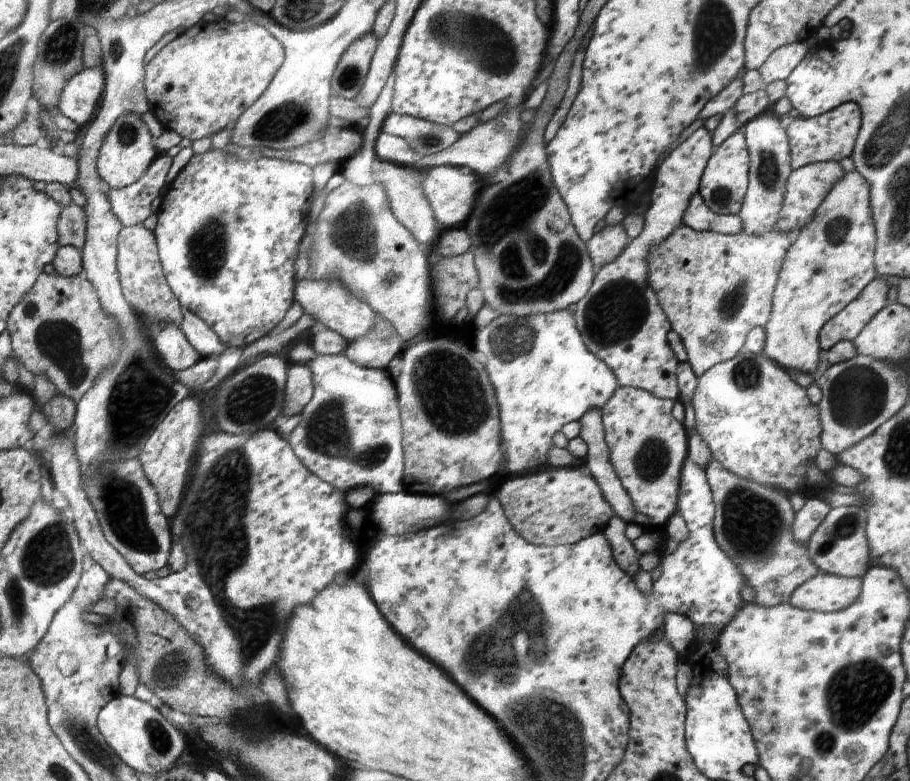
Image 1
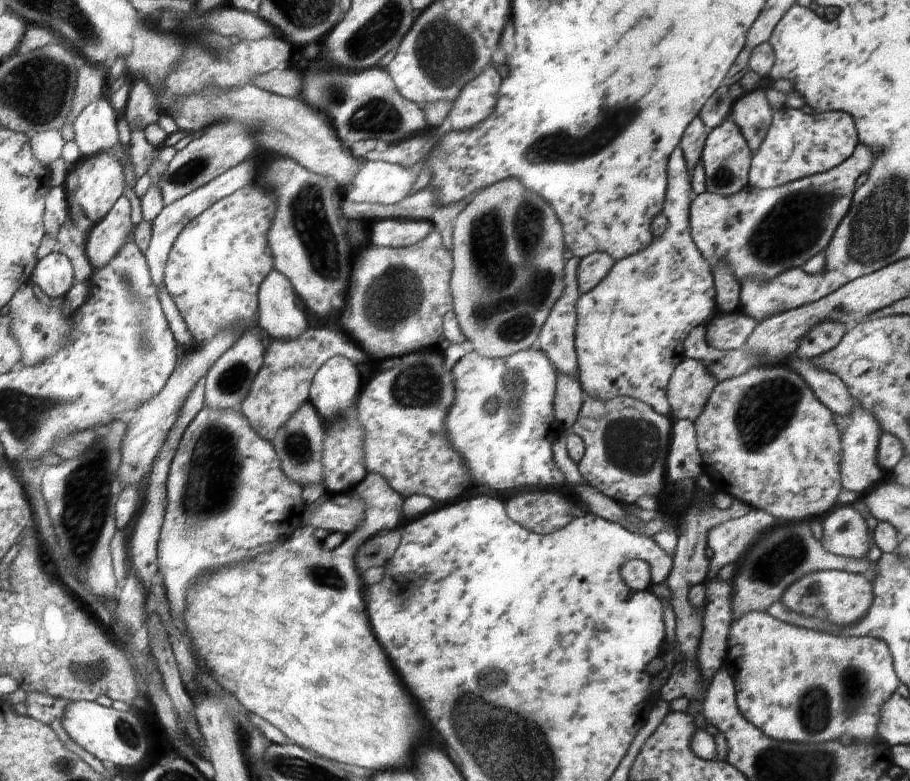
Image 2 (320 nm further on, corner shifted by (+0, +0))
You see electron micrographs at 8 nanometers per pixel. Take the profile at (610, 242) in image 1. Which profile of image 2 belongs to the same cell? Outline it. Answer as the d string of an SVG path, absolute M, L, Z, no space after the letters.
M597 251L580 259L577 278L580 293L592 290L596 284L606 279L615 264L614 258L609 253Z

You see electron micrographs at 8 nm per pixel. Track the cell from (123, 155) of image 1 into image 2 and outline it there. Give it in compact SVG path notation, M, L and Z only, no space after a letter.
M100 152L95 156L81 158L73 171L71 182L74 186L74 202L82 208L90 224L105 219L112 211L114 204L121 199L124 190L124 172L120 160L112 152Z

